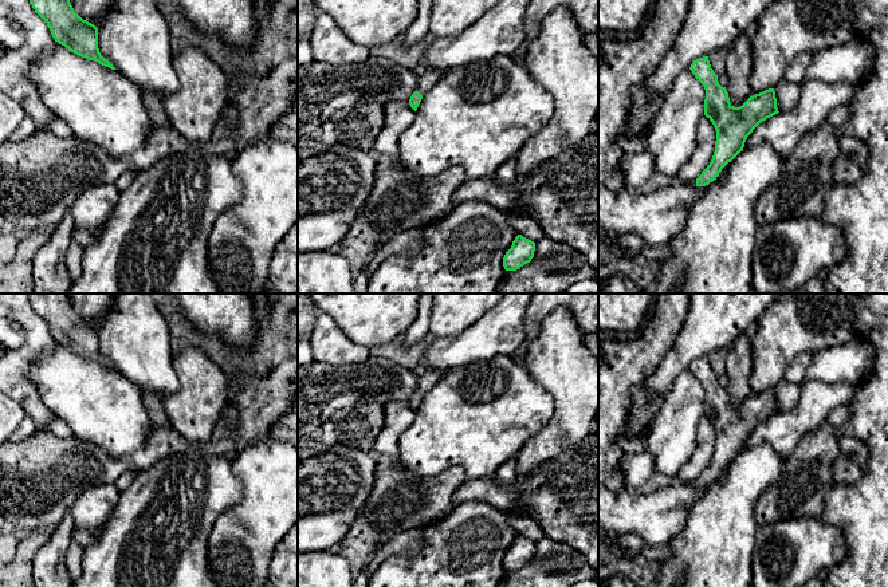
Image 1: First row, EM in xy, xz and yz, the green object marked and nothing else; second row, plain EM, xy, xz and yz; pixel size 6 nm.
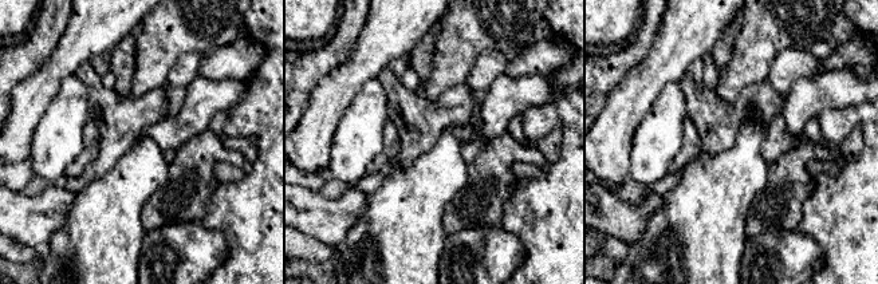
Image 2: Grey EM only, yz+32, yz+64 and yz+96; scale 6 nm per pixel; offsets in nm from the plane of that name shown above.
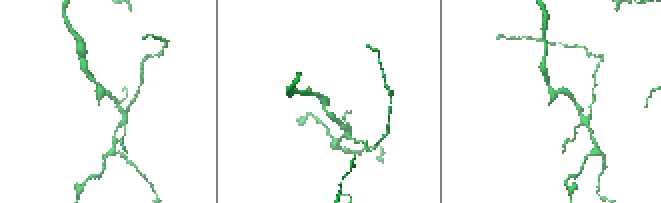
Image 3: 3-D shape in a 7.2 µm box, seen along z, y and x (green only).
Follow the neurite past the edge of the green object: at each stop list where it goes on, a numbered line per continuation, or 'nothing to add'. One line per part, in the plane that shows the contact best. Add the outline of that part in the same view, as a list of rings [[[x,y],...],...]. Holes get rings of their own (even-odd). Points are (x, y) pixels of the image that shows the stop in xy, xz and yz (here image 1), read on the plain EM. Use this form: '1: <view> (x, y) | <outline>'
1: xz (428, 378) | [[[433,367],[420,371],[416,391],[424,397],[429,390],[433,389],[441,375],[443,373]]]

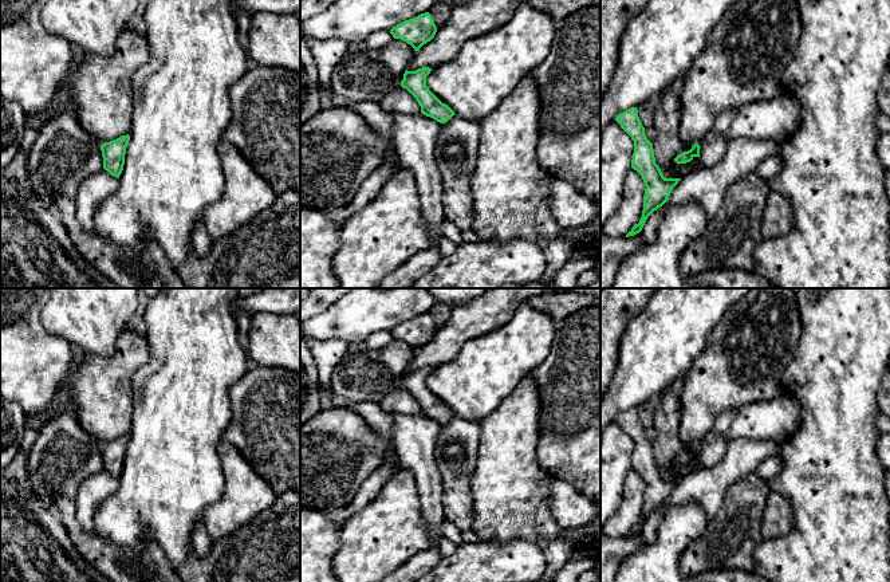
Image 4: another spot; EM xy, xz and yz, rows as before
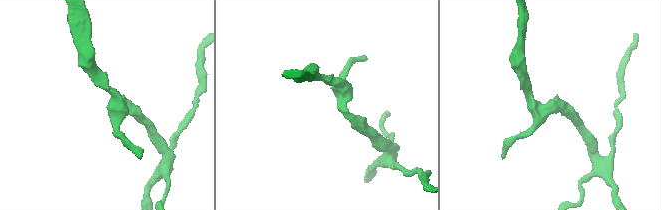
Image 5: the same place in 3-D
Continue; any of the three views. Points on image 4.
nothing to add

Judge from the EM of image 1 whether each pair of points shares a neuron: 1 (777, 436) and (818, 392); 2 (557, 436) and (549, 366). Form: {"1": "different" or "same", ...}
{"1": "same", "2": "same"}

